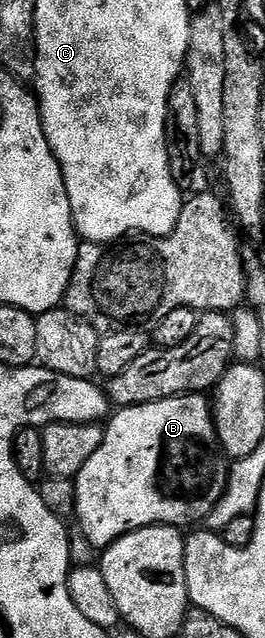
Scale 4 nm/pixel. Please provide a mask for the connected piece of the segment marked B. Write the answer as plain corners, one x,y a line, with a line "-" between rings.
204,395
172,396
159,402
147,402
130,408
117,408
104,425
105,441
87,466
79,470
75,521
79,532
96,550
110,548
128,532
150,528
152,524
171,524
184,529
185,524
200,525
215,510
229,485
230,461
221,450
210,401

